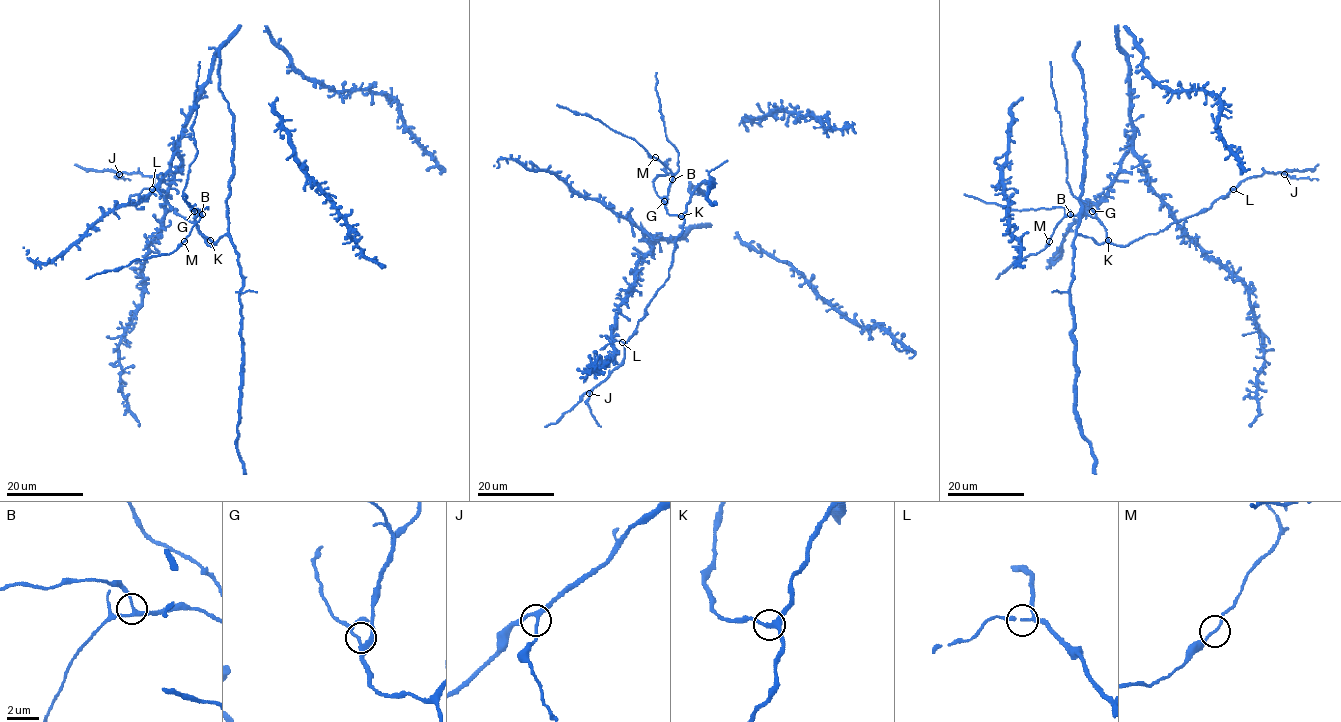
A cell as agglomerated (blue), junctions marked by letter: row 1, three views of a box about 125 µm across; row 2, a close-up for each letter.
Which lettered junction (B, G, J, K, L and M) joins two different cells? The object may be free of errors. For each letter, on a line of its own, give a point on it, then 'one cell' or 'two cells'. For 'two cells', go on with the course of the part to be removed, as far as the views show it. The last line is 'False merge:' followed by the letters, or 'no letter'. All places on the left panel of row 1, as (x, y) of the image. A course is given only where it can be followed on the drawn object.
B: place (202, 214); one cell
G: place (194, 211); one cell
J: place (119, 174); one cell
K: place (210, 240); one cell
L: place (152, 189); one cell
M: place (184, 241); one cell
False merge: no letter

